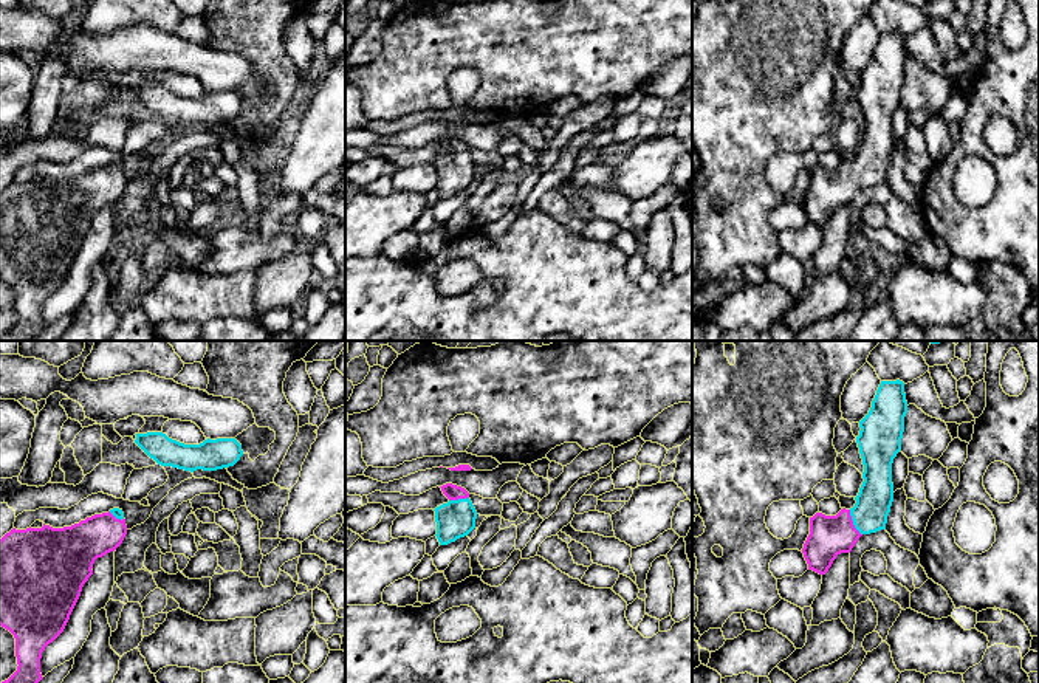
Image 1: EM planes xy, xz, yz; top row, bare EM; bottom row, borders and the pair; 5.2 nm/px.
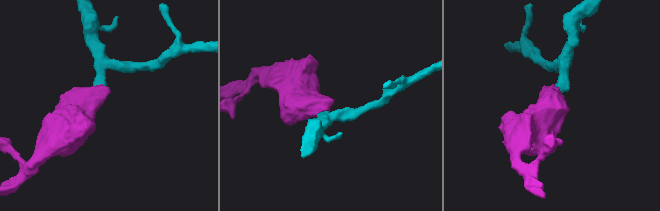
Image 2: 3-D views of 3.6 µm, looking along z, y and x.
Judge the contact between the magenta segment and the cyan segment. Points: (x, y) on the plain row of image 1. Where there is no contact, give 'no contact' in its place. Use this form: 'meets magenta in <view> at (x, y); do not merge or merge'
meets magenta in yz at (852, 175); merge

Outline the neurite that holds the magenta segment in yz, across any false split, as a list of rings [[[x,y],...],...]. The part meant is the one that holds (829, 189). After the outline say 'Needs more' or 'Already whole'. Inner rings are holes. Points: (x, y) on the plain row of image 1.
[[[900,33],[881,34],[869,67],[859,74],[861,84],[856,96],[864,118],[864,135],[855,150],[856,156],[850,163],[842,161],[836,169],[816,166],[810,170],[810,187],[802,201],[808,223],[825,228],[836,209],[850,206],[862,187],[886,183],[887,169],[893,155],[892,116],[901,104],[906,67],[904,36]]]. Needs more

